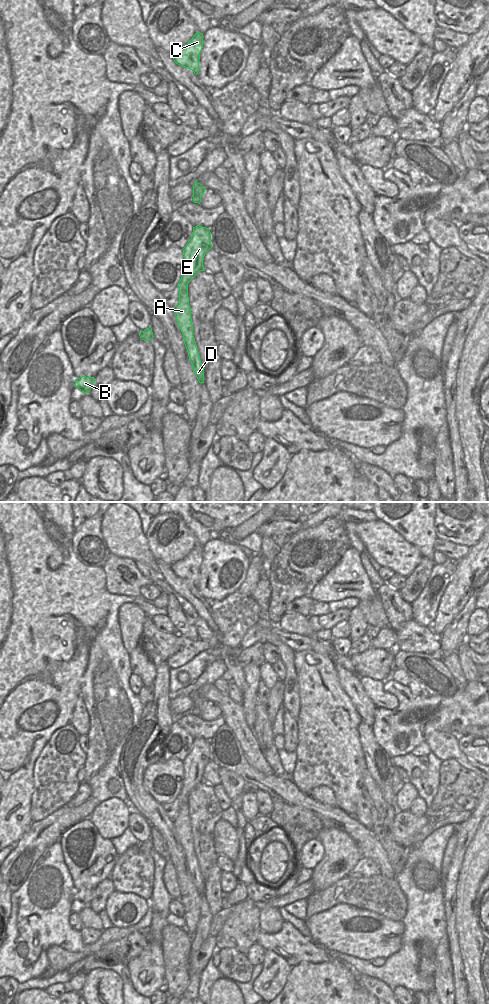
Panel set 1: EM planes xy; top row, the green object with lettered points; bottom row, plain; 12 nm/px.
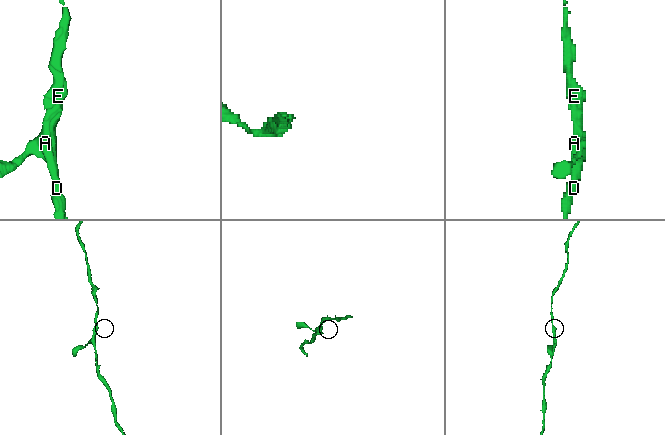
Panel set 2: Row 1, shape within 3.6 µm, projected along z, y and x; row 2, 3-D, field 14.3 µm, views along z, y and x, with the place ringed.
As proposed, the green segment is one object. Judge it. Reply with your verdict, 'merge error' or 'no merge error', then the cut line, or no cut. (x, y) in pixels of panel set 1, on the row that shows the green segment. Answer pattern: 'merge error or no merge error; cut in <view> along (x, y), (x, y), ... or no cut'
no merge error; no cut

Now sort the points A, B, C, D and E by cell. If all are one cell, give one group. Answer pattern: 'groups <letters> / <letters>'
groups A B C D E

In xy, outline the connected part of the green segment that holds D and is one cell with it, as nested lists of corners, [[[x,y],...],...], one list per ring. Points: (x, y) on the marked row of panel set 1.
[[[200,225],[193,227],[191,239],[182,249],[184,255],[184,268],[181,279],[177,285],[179,288],[179,302],[173,308],[176,321],[183,334],[184,344],[192,364],[192,369],[199,383],[204,383],[204,367],[201,363],[195,338],[193,336],[188,284],[200,271],[205,270],[203,267],[204,256],[211,248],[211,232],[209,228]]]

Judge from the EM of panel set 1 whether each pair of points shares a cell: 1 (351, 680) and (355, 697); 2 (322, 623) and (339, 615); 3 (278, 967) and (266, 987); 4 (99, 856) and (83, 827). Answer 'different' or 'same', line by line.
1: same
2: same
3: same
4: same

